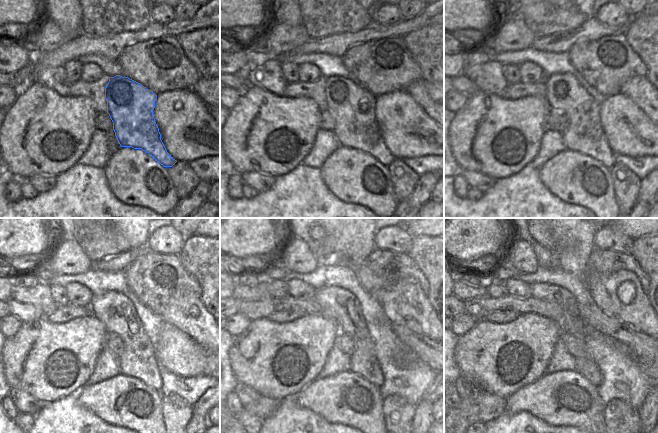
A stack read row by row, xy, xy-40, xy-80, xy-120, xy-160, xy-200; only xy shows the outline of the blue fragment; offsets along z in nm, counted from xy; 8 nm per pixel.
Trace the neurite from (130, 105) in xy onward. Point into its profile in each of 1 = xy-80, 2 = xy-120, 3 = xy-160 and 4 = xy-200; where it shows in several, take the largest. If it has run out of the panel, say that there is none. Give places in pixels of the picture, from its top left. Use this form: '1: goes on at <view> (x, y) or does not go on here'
1: goes on at xy-80 (584, 134)
2: goes on at xy-120 (118, 315)
3: goes on at xy-160 (337, 304)
4: goes on at xy-200 (550, 293)

